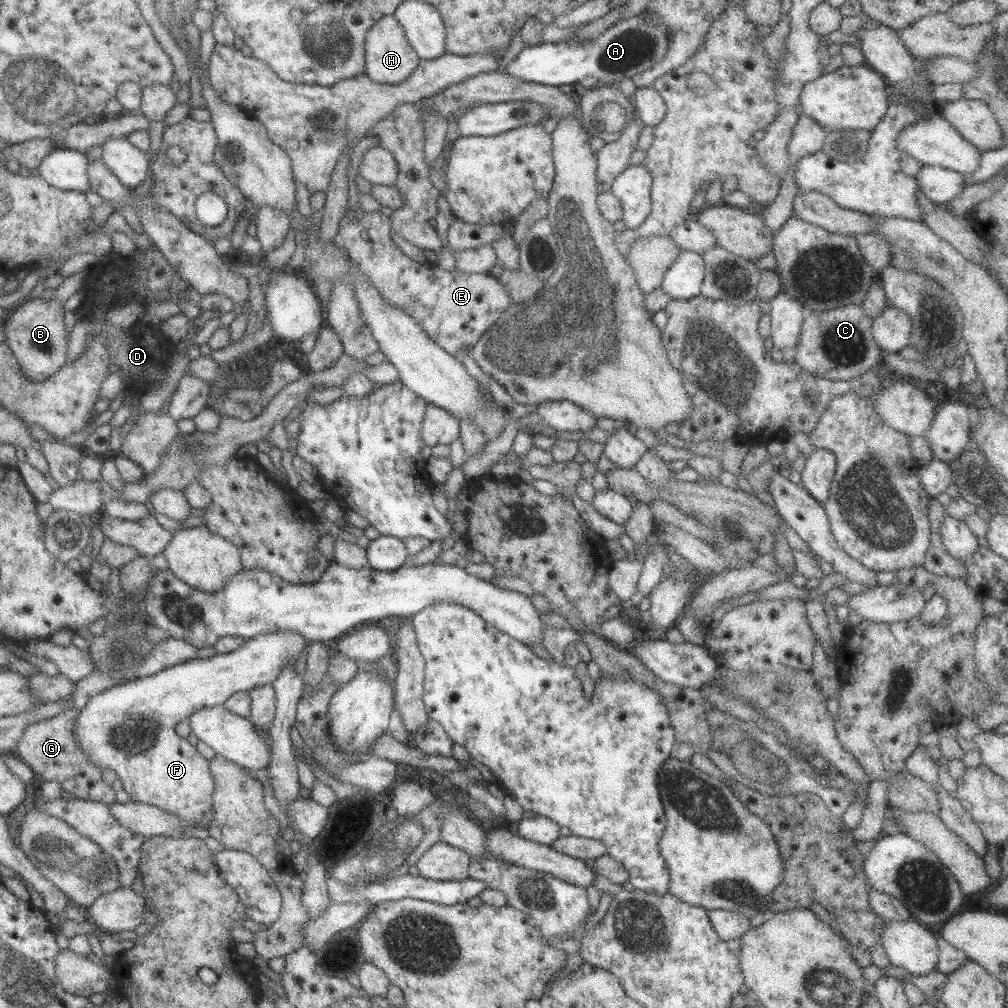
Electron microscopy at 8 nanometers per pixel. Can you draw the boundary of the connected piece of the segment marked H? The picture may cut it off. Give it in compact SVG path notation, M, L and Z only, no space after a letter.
M388 14L387 16L382 16L367 29L364 36L364 63L366 69L363 74L367 75L373 82L397 84L398 82L405 80L411 72L414 71L414 68L418 65L419 59L417 53L408 43L403 27L393 15Z

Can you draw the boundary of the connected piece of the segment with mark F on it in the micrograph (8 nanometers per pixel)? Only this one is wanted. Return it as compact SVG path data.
M297 633L258 635L244 640L244 644L232 652L181 662L155 674L129 679L98 692L89 697L73 724L77 745L99 770L113 770L131 802L150 804L167 814L175 815L185 829L178 836L186 836L189 834L187 826L200 822L204 814L212 813L214 780L209 772L209 761L195 747L175 734L175 726L204 707L222 705L234 692L248 691L250 688L272 683L289 660L295 660L302 652L306 652L309 643Z

